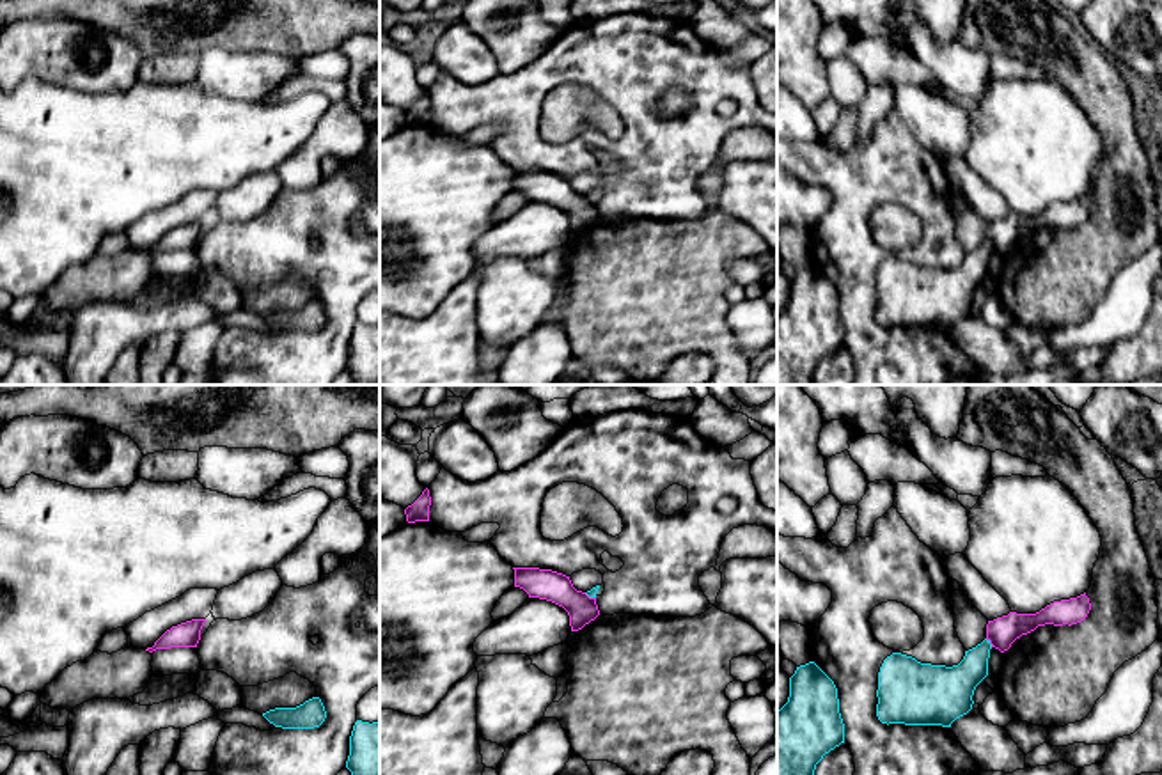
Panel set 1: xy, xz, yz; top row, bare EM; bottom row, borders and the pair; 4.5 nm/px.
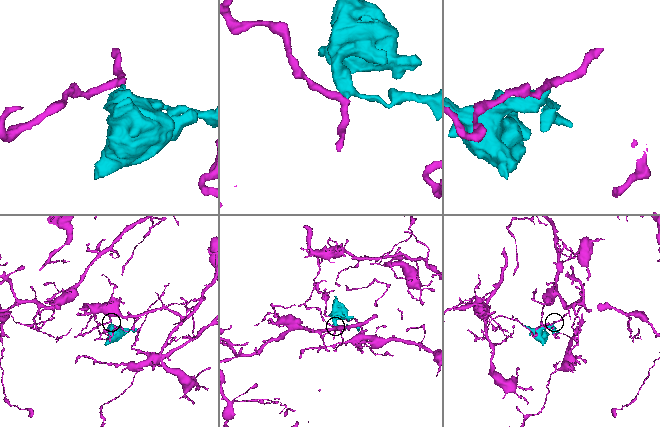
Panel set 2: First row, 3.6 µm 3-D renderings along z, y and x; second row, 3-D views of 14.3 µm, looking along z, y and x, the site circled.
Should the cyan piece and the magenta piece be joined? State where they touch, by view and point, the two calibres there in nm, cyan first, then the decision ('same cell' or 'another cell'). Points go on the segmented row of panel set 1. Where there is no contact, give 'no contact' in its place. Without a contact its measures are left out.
yz (989, 642) | 180/140 nm | another cell

